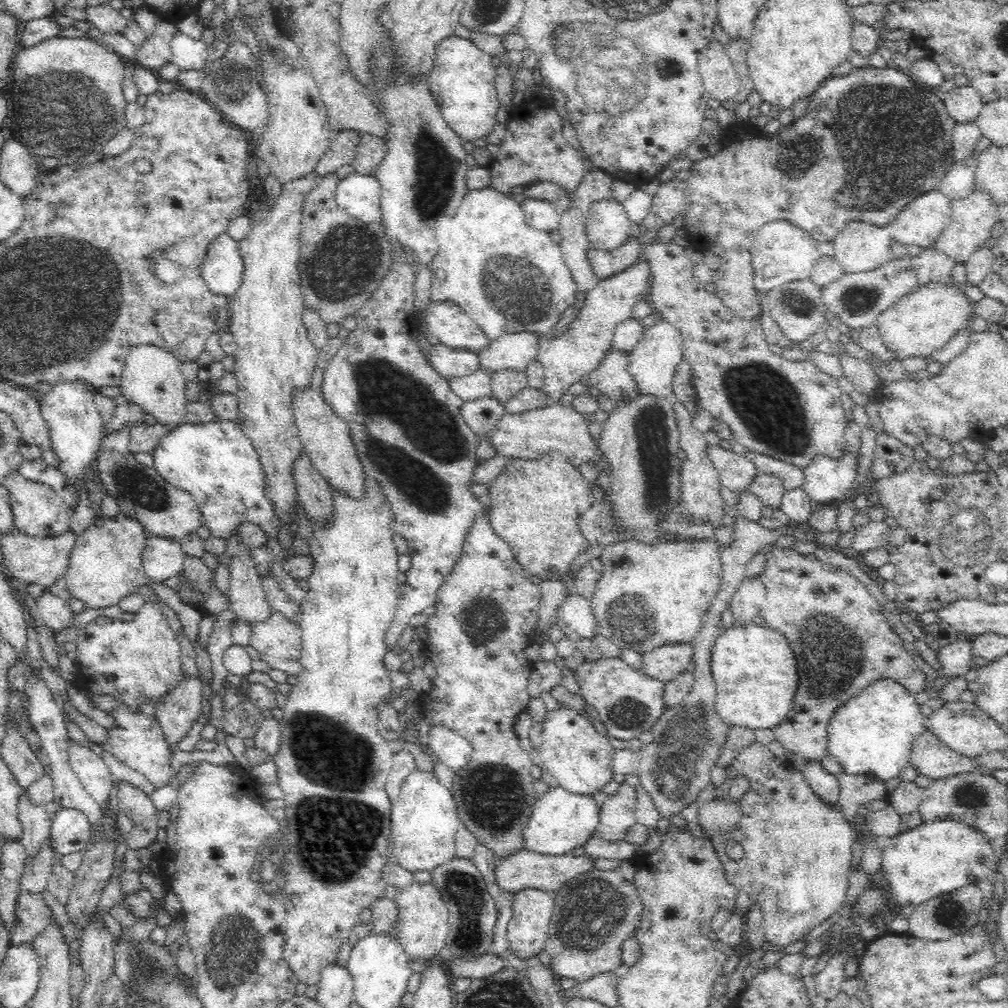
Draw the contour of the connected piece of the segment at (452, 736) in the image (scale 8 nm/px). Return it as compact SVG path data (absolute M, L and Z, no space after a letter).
M431 725L427 735L431 754L436 754L452 770L457 772L468 764L473 746L460 733L444 725Z

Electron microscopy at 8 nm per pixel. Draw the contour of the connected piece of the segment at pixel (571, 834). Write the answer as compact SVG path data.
M552 787L548 792L537 795L531 816L521 830L521 846L524 850L540 856L562 856L570 853L574 848L582 849L594 836L598 825L599 810L596 808L593 797L574 794L562 787Z

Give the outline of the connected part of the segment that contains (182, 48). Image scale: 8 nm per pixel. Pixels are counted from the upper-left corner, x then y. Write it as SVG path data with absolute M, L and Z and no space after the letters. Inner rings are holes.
M177 31L171 43L170 62L181 72L184 70L206 71L210 65L208 45Z

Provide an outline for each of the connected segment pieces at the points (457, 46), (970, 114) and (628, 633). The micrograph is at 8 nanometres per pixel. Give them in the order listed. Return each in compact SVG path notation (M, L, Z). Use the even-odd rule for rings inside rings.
M454 34L444 38L436 48L433 67L428 73L430 90L434 99L440 100L438 103L443 118L464 142L486 137L496 125L500 101L497 98L492 58L471 40Z
M970 84L954 87L941 96L948 113L957 124L973 123L985 105L978 91Z
M715 538L689 541L643 543L629 541L612 544L600 556L603 573L591 598L600 634L624 650L643 654L656 647L694 643L700 634L703 618L722 590L721 546Z

